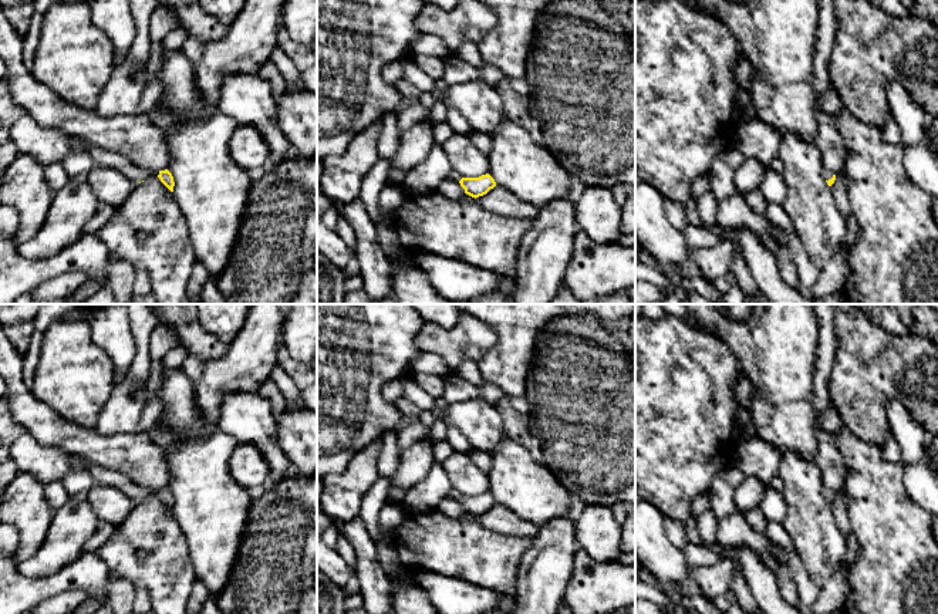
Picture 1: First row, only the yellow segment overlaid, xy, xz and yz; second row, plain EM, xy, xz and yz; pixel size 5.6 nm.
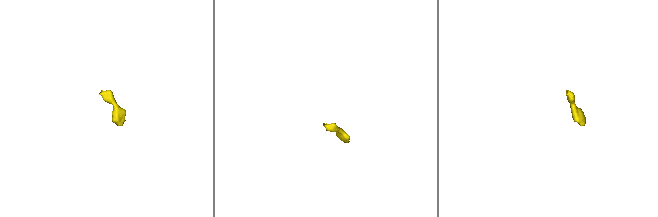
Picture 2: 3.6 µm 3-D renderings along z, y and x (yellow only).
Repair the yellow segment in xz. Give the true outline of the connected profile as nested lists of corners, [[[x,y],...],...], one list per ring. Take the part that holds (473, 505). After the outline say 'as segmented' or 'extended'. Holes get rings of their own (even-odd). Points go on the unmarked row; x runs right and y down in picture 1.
[[[452,488],[448,497],[459,500],[460,505],[465,507],[465,512],[475,517],[486,513],[496,505],[495,497],[489,492],[479,496],[463,496]]]; extended

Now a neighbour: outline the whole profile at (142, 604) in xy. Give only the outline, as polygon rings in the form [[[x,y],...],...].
[[[134,583],[135,598],[132,605],[132,614],[146,614],[151,611],[152,603],[149,593],[144,583]]]

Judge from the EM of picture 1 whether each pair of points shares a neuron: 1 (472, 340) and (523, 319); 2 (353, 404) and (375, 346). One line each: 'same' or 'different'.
1: different
2: same

